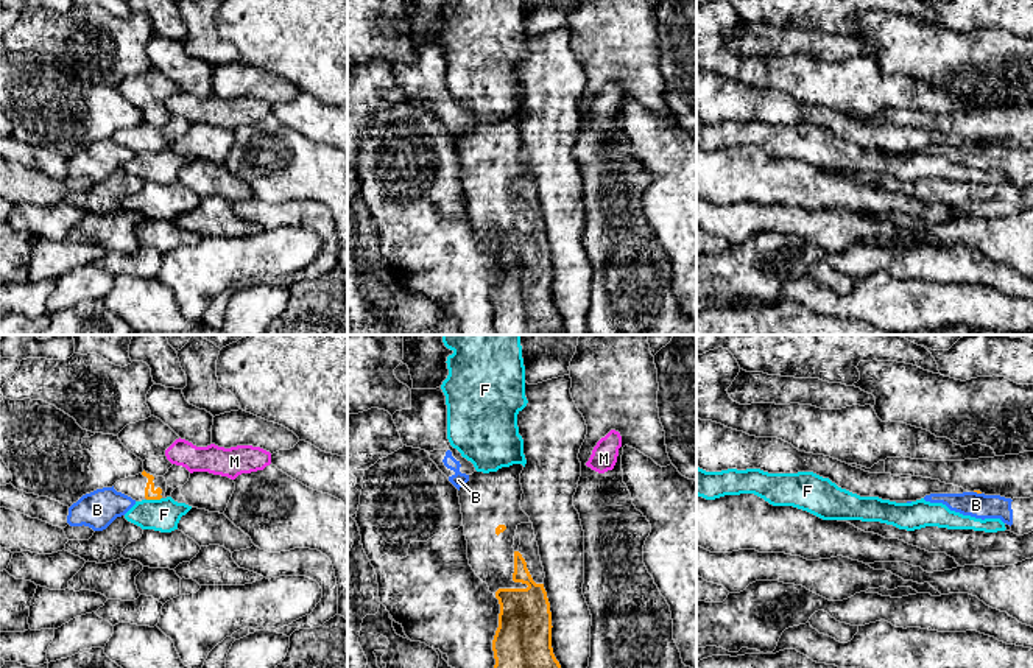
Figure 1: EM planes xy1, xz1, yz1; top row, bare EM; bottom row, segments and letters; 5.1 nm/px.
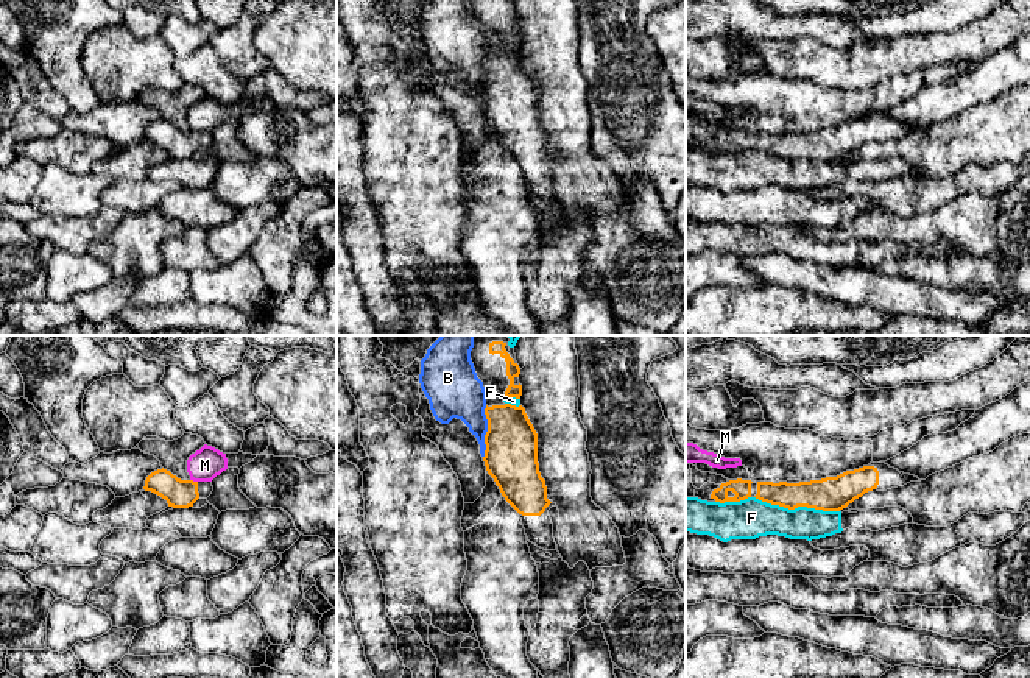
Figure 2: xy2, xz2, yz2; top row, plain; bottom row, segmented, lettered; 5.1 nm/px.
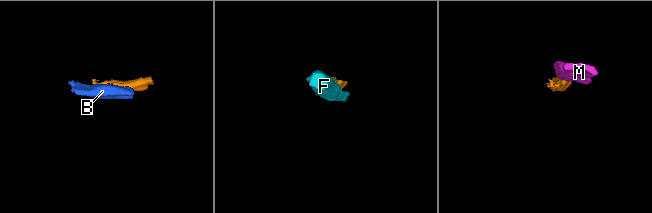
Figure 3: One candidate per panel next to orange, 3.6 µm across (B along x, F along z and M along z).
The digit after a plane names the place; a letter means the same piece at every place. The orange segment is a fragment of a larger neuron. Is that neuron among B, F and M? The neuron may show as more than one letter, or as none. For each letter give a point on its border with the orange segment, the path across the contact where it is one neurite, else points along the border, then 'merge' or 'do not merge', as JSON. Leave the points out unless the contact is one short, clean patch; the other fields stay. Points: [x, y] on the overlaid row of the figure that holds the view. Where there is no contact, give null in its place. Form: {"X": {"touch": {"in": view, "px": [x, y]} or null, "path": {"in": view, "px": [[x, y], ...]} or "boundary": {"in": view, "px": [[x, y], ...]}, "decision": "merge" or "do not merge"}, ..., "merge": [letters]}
{"B": {"touch": {"in": "xz2", "px": [486, 432]}, "boundary": {"in": "xz2", "px": [[486, 406], [483, 457]]}, "decision": "do not merge"}, "F": {"touch": {"in": "yz2", "px": [797, 507]}, "decision": "do not merge"}, "M": {"touch": {"in": "xy2", "px": [192, 480]}, "decision": "do not merge"}, "merge": []}

